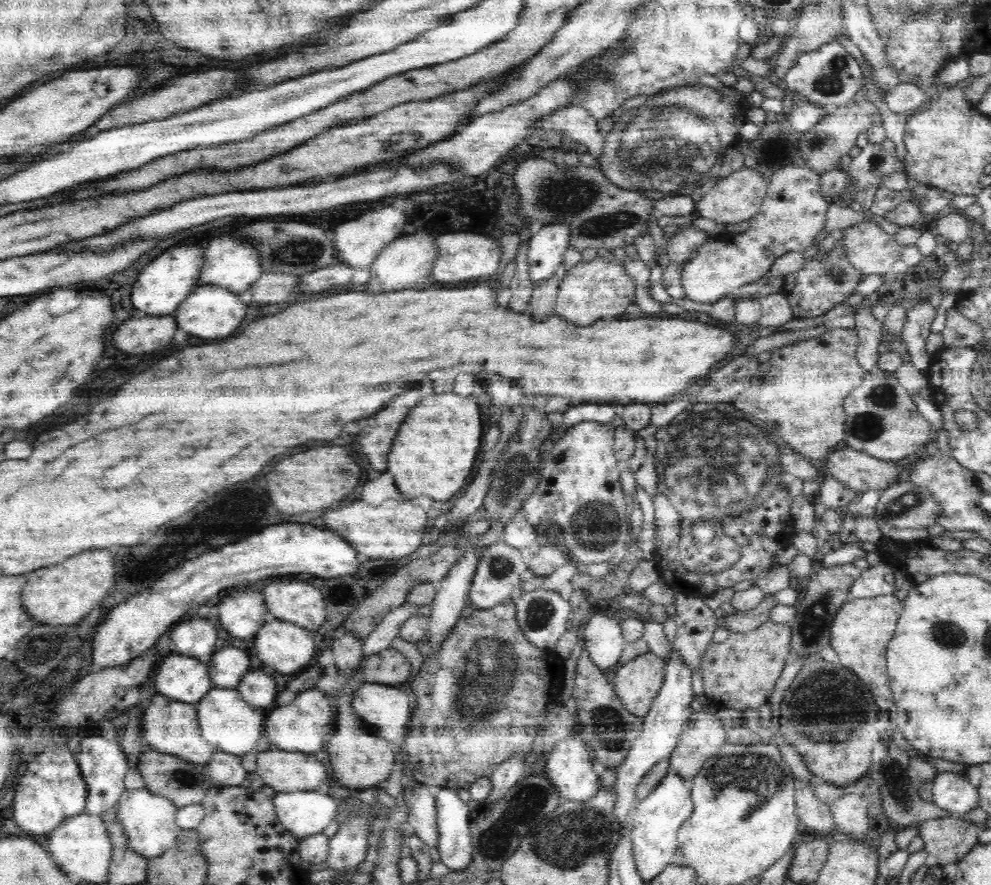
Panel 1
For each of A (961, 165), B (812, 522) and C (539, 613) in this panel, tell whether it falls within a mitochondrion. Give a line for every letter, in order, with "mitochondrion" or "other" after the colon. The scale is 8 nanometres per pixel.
A: other
B: other
C: mitochondrion

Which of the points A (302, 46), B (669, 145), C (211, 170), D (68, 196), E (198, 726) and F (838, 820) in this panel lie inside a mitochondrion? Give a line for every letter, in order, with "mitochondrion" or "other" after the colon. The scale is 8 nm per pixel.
A: other
B: mitochondrion
C: other
D: other
E: other
F: other

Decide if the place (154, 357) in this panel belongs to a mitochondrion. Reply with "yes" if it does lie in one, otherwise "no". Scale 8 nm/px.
no

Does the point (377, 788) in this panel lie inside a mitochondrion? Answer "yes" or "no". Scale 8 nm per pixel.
no

